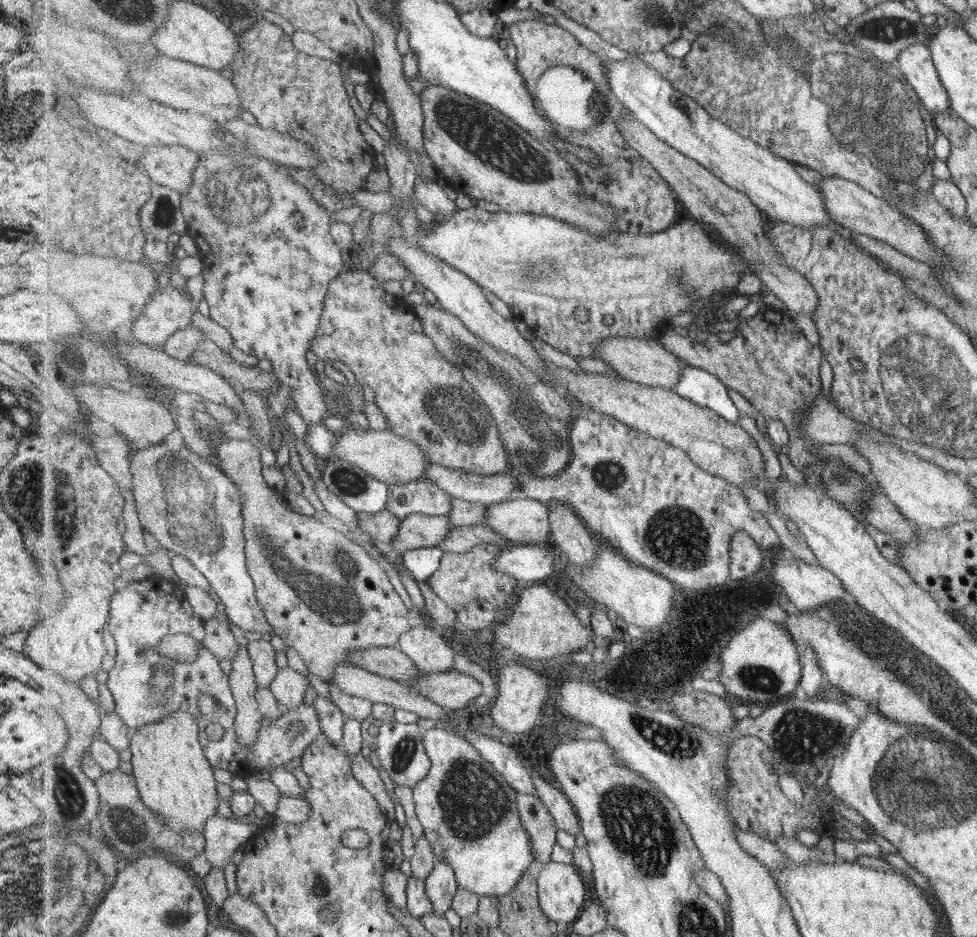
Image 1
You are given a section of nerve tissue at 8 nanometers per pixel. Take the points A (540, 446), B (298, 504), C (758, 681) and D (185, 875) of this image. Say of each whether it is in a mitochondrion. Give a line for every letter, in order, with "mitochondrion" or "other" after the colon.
A: mitochondrion
B: other
C: mitochondrion
D: other

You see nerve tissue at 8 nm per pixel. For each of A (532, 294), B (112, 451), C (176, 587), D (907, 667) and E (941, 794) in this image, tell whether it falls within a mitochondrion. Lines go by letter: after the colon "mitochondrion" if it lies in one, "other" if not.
A: mitochondrion
B: other
C: other
D: mitochondrion
E: mitochondrion

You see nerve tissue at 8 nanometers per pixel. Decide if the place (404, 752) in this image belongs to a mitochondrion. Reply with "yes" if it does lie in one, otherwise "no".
yes

